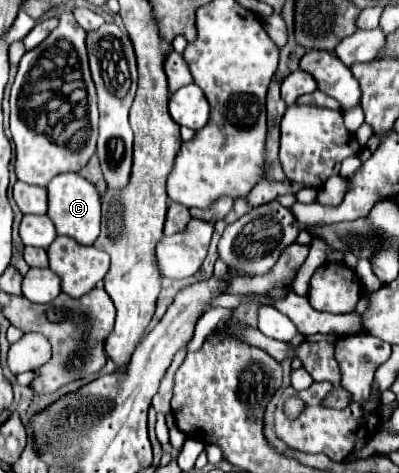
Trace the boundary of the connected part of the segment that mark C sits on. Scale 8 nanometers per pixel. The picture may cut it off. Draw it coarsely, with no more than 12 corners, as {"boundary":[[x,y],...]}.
{"boundary":[[80,174],[48,186],[48,218],[58,236],[94,244],[98,190]]}

